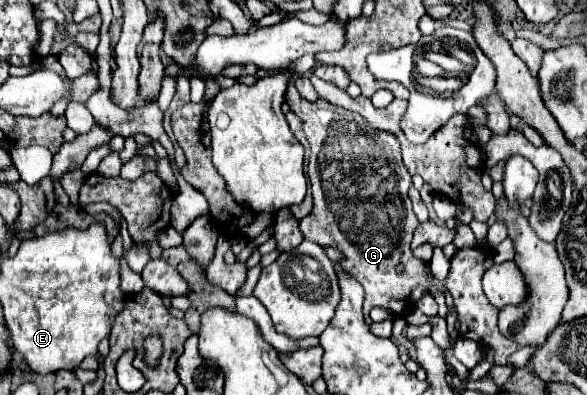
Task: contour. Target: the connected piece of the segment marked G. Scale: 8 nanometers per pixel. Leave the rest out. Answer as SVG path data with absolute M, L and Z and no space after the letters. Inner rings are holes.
M293 84L285 90L285 102L289 108L301 118L305 138L311 146L309 156L309 180L311 180L311 192L313 192L313 208L309 216L305 216L299 222L301 234L307 240L313 240L317 244L327 244L343 252L341 266L355 276L361 286L365 288L365 302L363 302L363 314L367 316L373 306L381 306L393 314L407 314L415 308L417 300L421 300L423 294L429 292L429 278L431 268L429 262L423 262L413 256L409 244L413 238L413 232L419 226L417 216L411 210L411 200L407 196L407 190L411 186L411 176L401 160L401 146L397 138L391 132L373 130L359 114L353 114L341 106L333 106L325 100L309 102L305 100ZM397 264L405 264L405 274L397 274Z

